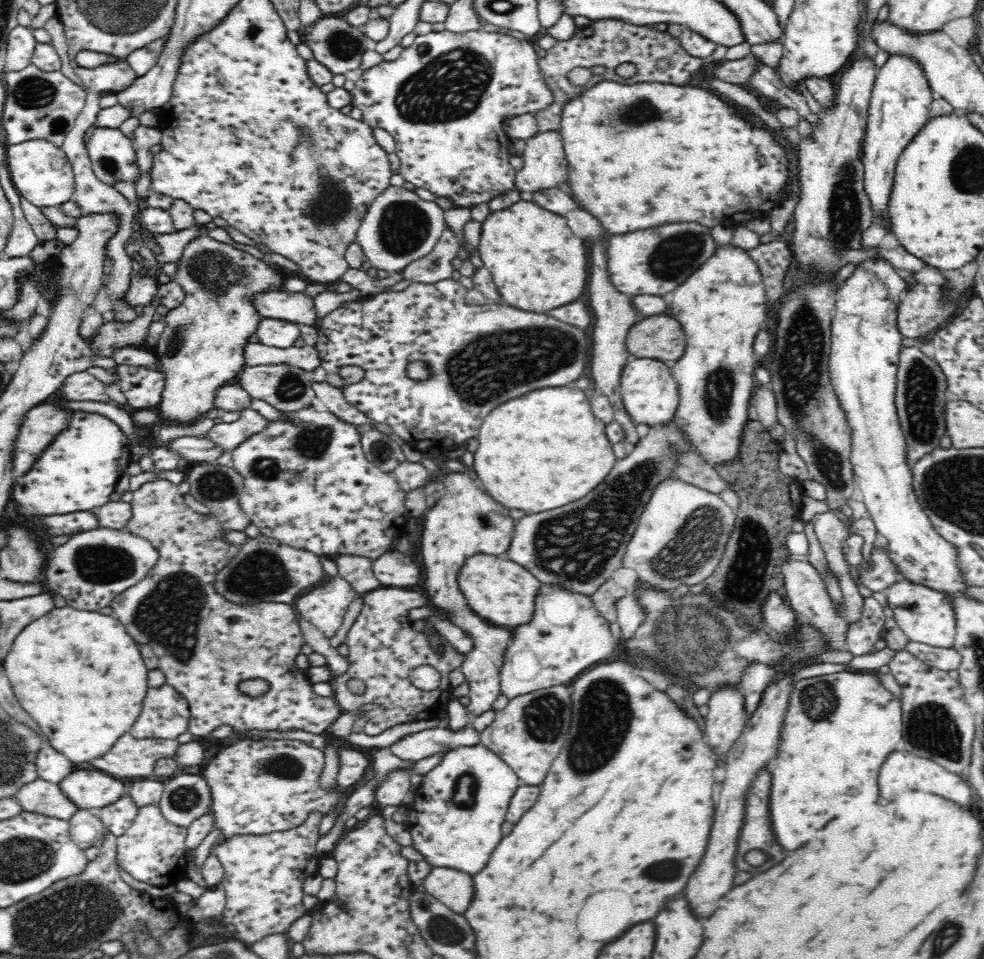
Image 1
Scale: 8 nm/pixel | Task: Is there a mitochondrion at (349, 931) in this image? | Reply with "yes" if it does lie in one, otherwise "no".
no

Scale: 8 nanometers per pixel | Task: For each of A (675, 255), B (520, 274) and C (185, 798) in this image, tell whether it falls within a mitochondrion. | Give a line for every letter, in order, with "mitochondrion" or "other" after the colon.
A: mitochondrion
B: other
C: mitochondrion

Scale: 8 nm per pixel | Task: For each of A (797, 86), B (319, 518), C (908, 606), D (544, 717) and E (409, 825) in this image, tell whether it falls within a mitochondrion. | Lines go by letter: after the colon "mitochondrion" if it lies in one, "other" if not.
A: other
B: other
C: mitochondrion
D: mitochondrion
E: other

